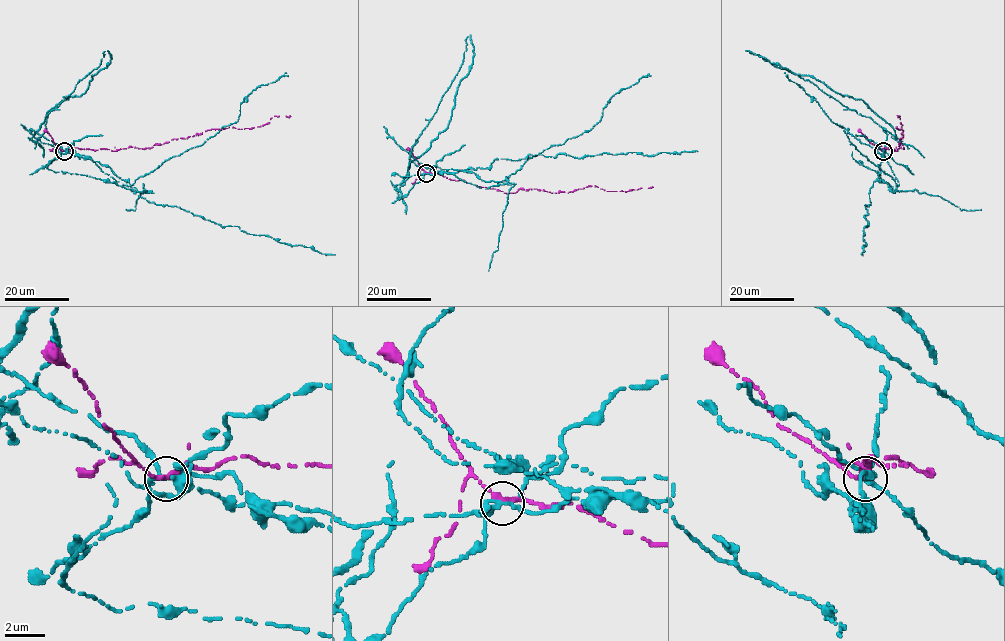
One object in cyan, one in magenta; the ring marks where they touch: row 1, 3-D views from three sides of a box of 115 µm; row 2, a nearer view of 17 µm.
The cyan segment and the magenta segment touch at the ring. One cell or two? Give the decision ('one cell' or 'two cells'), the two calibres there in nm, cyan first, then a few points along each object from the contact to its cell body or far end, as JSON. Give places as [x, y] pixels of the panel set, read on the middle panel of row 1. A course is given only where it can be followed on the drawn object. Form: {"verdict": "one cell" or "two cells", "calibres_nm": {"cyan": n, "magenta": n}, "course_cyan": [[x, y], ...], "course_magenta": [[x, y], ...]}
{"verdict": "two cells", "calibres_nm": {"cyan": 200, "magenta": 240}, "course_cyan": [[426, 173], [488, 167], [495, 159], [529, 155], [578, 159], [604, 152], [697, 151]], "course_magenta": [[426, 172], [509, 193], [520, 189], [568, 193], [591, 185], [607, 191], [653, 187]]}

